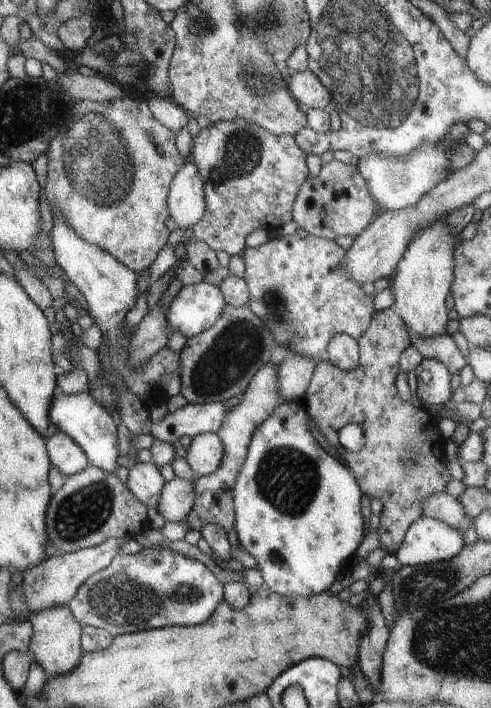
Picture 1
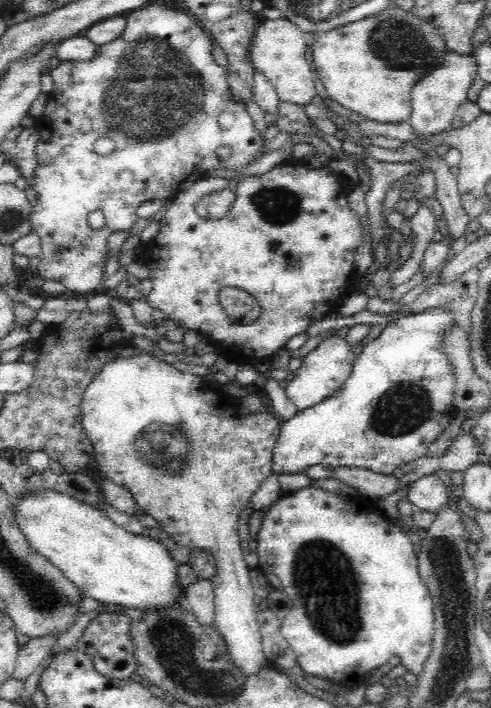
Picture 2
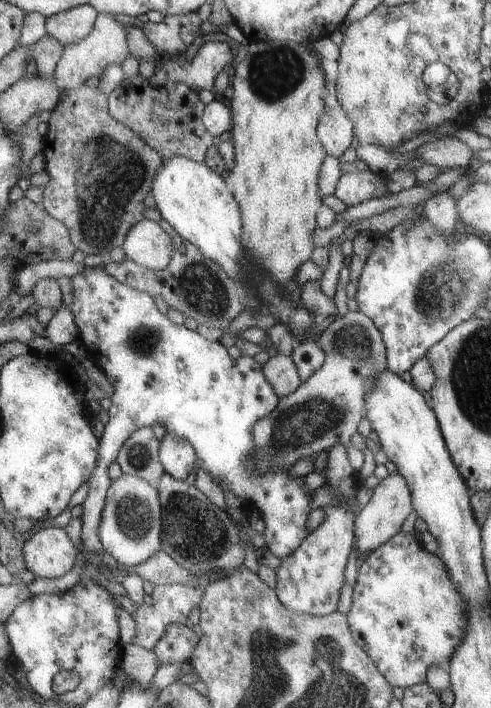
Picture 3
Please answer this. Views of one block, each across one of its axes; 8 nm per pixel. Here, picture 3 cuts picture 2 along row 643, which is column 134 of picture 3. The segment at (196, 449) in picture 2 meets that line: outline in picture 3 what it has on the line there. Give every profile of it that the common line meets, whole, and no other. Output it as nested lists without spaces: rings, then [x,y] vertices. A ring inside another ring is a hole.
[[[151,219],[137,222],[121,247],[130,261],[147,269],[164,270],[173,258],[170,236]]]

